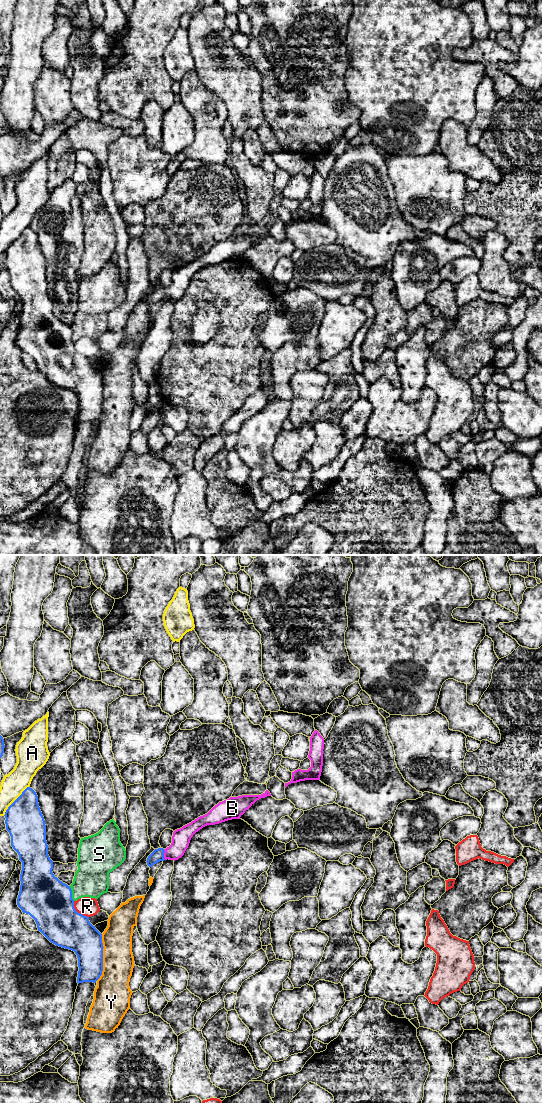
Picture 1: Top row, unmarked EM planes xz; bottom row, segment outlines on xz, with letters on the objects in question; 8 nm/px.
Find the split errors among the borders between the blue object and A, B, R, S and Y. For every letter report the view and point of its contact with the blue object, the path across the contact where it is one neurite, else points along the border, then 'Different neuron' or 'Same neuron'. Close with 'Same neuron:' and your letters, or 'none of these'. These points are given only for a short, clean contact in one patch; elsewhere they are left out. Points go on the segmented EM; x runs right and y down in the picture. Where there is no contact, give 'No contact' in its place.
A: Touches blue at xz (14, 801). Different neuron
B: Touches blue at xz (163, 854). Path across: xz (157, 855), (163, 854), (168, 853), (181, 837). Same neuron
R: Touches blue at xz (77, 912). Different neuron
S: Touches blue at xz (71, 893). Different neuron
Y: Touches blue at xz (102, 957). Different neuron
Same neuron: B

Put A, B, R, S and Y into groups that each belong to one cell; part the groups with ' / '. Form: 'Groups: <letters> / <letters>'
Groups: A / B / R / S / Y

